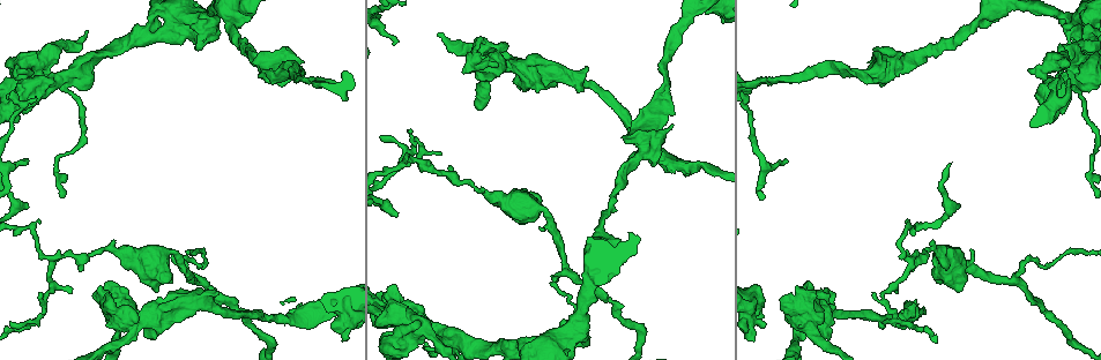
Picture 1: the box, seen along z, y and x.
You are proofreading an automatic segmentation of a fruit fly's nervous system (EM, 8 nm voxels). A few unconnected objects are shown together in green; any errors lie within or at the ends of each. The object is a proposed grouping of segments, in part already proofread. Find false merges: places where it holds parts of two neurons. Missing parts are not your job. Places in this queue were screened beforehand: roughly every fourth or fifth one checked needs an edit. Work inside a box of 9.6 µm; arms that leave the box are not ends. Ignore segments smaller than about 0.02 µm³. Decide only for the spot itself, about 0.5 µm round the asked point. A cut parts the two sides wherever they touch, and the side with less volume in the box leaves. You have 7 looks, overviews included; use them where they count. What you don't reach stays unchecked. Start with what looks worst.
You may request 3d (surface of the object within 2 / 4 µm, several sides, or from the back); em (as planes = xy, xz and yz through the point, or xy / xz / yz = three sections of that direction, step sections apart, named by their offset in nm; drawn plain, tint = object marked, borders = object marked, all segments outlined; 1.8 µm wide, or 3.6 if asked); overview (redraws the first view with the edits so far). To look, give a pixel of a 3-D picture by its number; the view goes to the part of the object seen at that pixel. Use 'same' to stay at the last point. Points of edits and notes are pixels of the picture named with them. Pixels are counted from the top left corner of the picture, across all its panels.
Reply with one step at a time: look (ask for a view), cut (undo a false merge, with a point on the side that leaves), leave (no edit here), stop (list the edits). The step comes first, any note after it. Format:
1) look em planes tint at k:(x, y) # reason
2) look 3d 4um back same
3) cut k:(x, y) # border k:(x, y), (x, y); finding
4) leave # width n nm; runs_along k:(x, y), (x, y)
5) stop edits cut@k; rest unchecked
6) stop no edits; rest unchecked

look em planes plain at 1:(523, 65) # sudden change in width

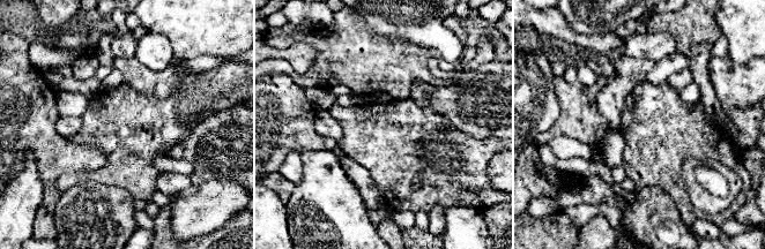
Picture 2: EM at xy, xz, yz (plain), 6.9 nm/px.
look em planes tint same

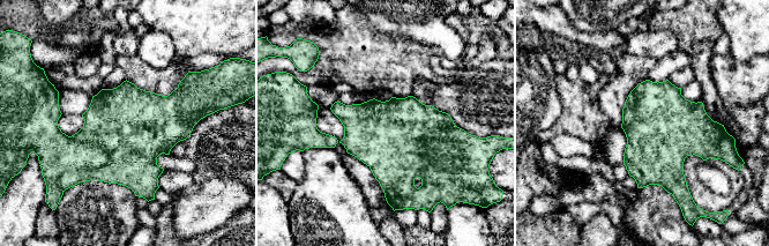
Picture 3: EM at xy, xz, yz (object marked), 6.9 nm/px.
cut 3:(57, 154) # width 500 nm; border 3:(109, 155), (97, 168), (64, 172); two neurons meet here

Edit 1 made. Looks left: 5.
look overview

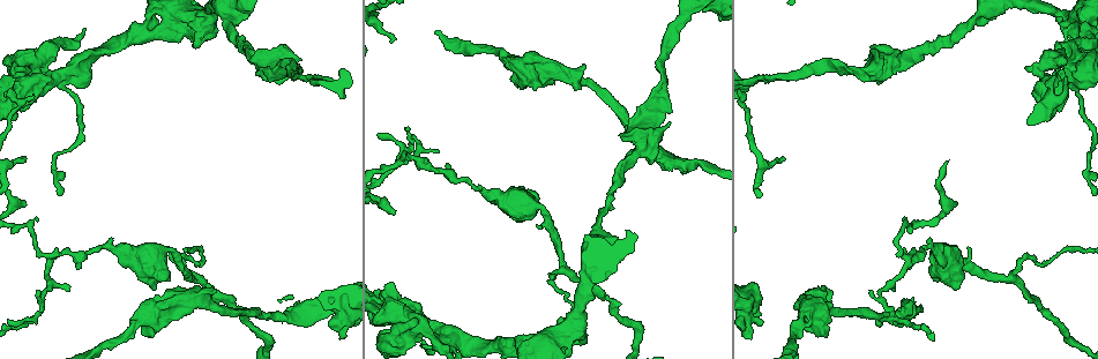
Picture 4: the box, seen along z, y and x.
look 3d 4um at 4:(907, 254) # abrupt turn

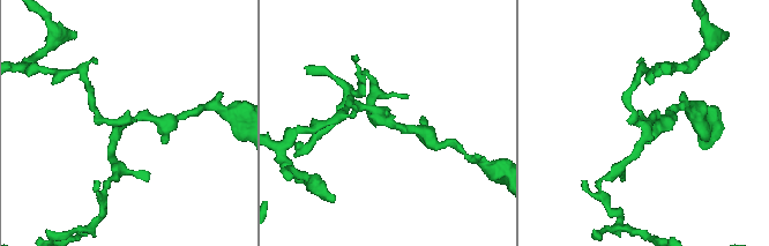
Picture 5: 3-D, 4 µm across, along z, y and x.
look em planes tint at 5:(386, 123) # now the EM

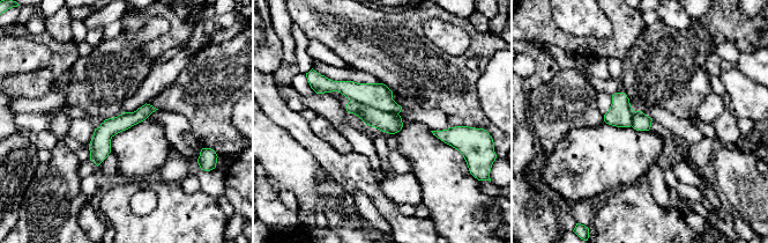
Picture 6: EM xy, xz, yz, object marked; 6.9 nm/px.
cut 6:(378, 95) # border 6:(350, 101), (397, 113); two neurons meet here

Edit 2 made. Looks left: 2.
stop edits cut@3, cut@6; rest unchecked

